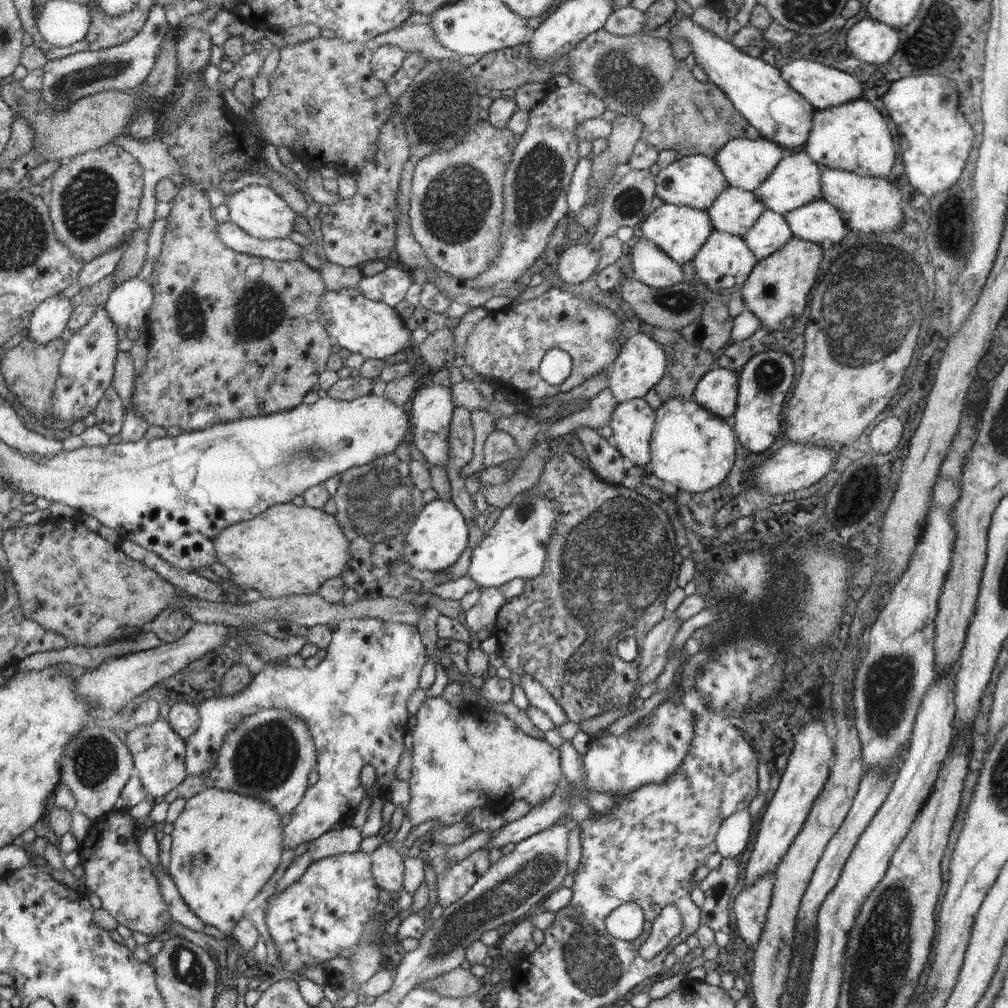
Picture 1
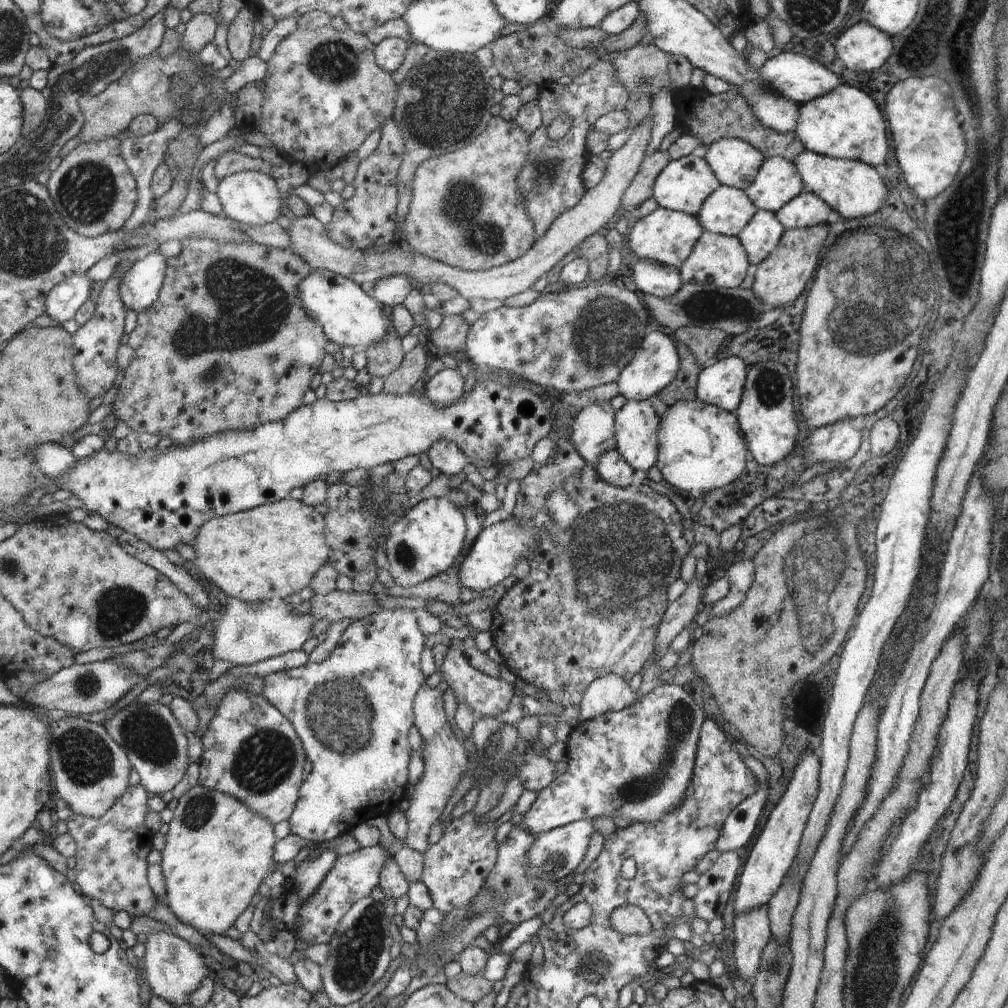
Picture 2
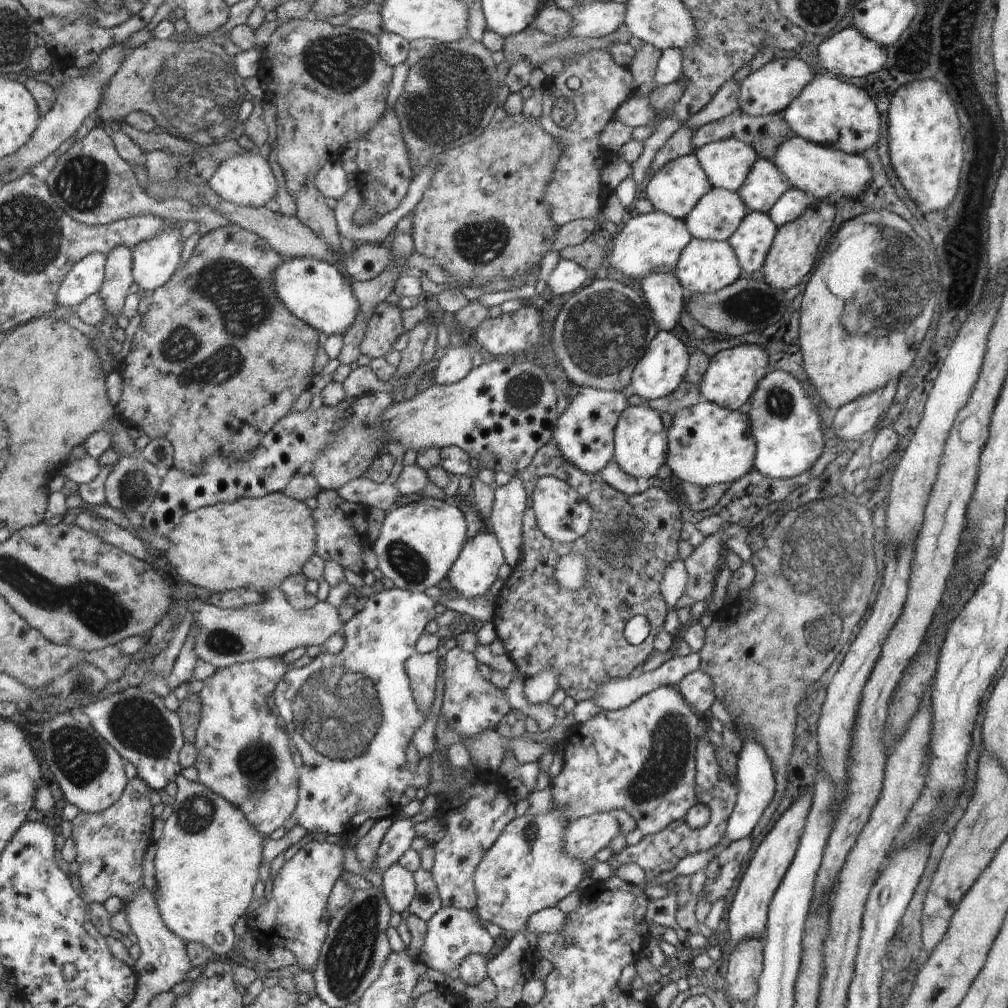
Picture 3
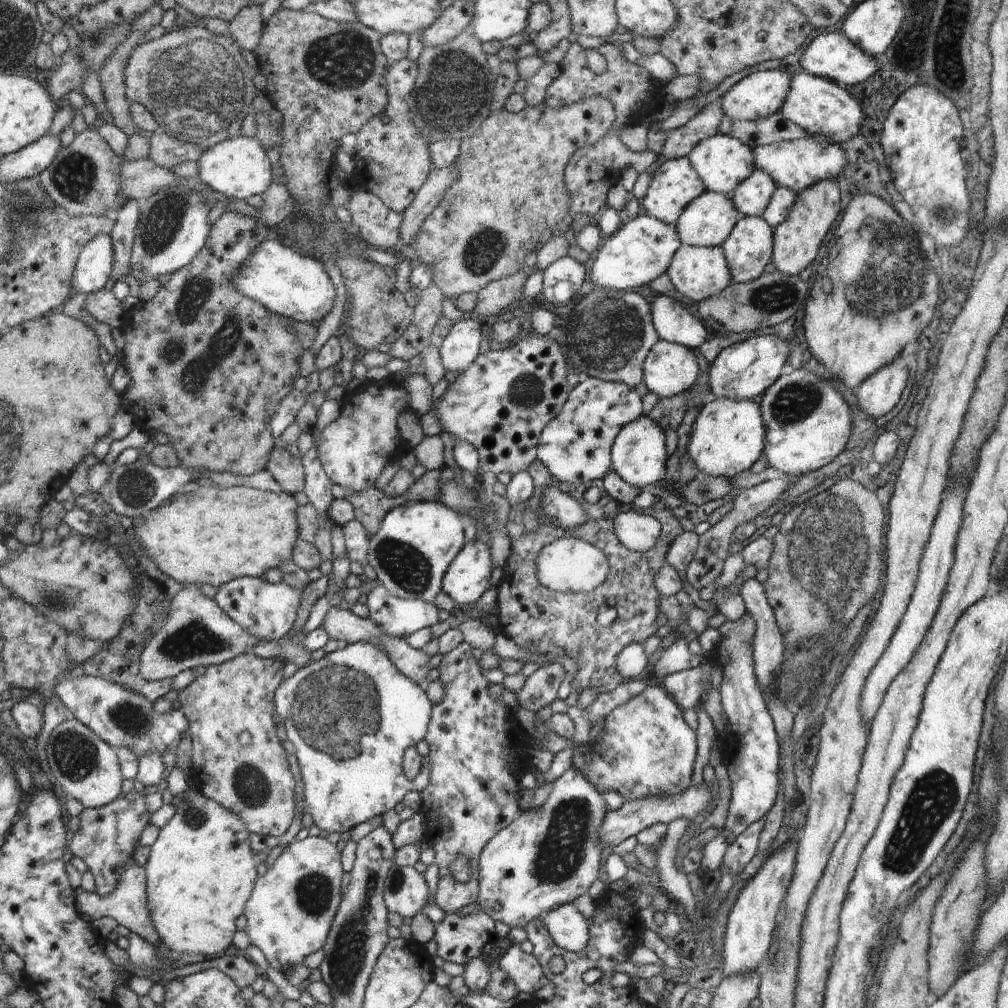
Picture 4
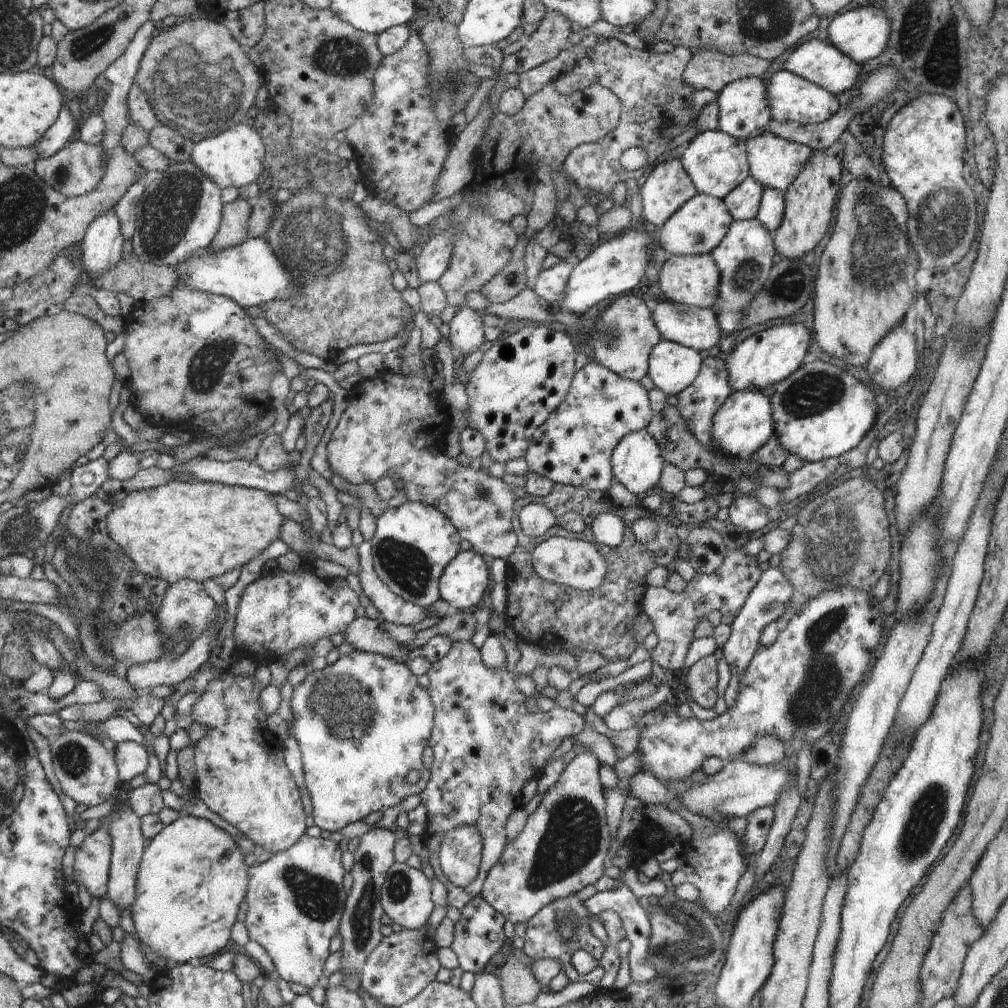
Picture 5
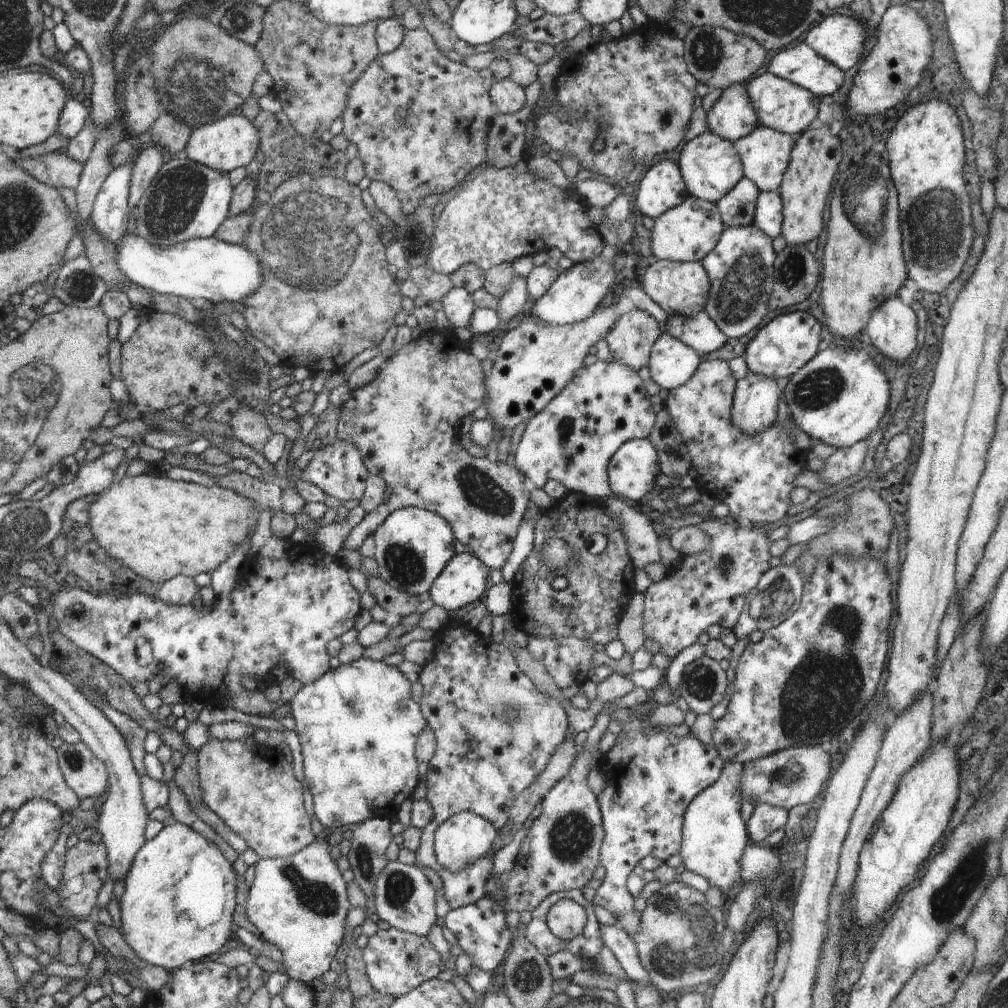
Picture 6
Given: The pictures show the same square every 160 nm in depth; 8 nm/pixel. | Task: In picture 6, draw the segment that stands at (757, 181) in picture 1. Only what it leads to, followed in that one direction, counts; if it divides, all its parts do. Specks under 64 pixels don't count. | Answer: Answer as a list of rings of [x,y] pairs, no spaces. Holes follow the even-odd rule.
[[[707,130],[682,148],[677,162],[688,192],[693,197],[717,203],[744,177],[740,155],[732,141]]]

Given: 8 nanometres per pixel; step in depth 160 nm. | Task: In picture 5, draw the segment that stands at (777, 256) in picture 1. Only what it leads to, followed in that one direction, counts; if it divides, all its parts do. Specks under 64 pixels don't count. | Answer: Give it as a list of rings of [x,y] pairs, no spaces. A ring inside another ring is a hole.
[[[828,150],[815,152],[803,171],[792,181],[785,191],[785,211],[781,225],[772,233],[775,249],[782,258],[789,261],[800,261],[806,258],[808,252],[812,252],[816,245],[828,232],[828,226],[832,222],[832,210],[837,206],[837,198],[842,186],[839,183],[842,176],[842,165],[838,157],[832,157]]]

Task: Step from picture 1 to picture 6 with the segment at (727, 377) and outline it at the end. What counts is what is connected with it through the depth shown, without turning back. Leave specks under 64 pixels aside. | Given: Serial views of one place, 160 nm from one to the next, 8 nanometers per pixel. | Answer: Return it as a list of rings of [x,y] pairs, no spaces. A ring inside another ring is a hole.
[[[795,311],[780,314],[758,330],[756,336],[746,346],[742,357],[748,370],[753,373],[760,374],[761,372],[771,379],[787,381],[819,352],[820,330],[822,330],[822,327],[816,317],[806,314],[806,312]]]

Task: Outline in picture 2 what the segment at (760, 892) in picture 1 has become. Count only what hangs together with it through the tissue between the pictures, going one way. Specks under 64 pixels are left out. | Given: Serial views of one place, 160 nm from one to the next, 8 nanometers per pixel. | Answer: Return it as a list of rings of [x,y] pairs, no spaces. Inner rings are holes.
[[[767,905],[737,914],[734,917],[734,954],[738,975],[746,982],[753,980],[760,957],[770,940],[769,908]]]

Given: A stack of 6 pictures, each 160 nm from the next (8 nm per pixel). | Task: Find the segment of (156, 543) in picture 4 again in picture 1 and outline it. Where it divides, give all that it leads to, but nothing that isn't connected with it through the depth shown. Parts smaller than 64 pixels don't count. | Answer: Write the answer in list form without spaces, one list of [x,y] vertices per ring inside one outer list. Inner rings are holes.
[[[290,502],[274,504],[266,512],[250,520],[230,524],[228,528],[220,530],[220,534],[216,536],[212,544],[216,550],[218,562],[231,573],[230,580],[238,587],[238,591],[253,589],[260,592],[262,599],[314,594],[324,580],[340,577],[342,570],[352,559],[350,544],[344,538],[335,516],[328,515],[322,509],[311,508],[307,505],[299,507]]]

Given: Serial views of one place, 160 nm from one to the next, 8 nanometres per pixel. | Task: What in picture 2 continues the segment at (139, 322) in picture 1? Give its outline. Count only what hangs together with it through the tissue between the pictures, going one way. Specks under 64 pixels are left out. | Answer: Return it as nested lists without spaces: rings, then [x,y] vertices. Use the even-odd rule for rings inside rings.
[[[157,250],[136,261],[121,278],[119,293],[126,310],[142,312],[152,306],[162,288],[167,259]]]

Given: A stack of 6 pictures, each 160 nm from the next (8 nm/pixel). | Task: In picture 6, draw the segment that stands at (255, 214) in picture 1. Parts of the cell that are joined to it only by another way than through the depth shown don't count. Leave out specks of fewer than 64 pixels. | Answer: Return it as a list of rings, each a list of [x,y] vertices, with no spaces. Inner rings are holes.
[[[230,113],[220,120],[206,123],[192,130],[183,155],[194,162],[228,175],[232,170],[240,166],[246,167],[252,160],[260,157],[262,142],[260,134],[244,115]]]

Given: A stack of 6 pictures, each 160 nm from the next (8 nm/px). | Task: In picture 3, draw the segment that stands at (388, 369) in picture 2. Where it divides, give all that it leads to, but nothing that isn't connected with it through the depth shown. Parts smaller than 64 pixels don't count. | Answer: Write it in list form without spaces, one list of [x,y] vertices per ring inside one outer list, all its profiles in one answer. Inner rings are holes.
[[[385,302],[380,303],[375,309],[374,314],[370,317],[367,322],[366,334],[364,335],[363,341],[359,346],[362,355],[367,356],[371,359],[384,358],[386,354],[392,352],[394,343],[401,334],[405,332],[404,325],[402,324],[402,316],[400,315],[402,310],[395,306],[388,305]]]

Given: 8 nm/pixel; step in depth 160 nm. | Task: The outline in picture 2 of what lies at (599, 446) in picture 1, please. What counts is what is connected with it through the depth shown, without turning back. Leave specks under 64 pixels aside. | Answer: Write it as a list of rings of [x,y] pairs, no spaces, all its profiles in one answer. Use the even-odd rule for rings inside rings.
[[[616,448],[603,452],[594,468],[604,482],[615,487],[625,489],[632,484],[634,470]]]

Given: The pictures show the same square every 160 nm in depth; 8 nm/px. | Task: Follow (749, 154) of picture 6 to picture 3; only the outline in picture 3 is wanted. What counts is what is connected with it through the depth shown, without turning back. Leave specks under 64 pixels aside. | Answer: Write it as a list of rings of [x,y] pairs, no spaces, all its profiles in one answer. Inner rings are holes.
[[[794,136],[784,141],[775,152],[772,162],[791,182],[791,186],[816,197],[819,201],[831,201],[840,194],[852,199],[860,196],[869,187],[872,169],[864,155],[849,155],[835,147],[814,144],[802,137]]]

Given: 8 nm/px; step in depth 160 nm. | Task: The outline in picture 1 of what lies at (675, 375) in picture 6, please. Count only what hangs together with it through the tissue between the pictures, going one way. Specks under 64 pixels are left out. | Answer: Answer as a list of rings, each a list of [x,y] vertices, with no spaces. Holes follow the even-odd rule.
[[[646,334],[631,335],[620,348],[614,364],[607,372],[608,390],[618,403],[644,399],[666,372],[666,354],[661,344]]]

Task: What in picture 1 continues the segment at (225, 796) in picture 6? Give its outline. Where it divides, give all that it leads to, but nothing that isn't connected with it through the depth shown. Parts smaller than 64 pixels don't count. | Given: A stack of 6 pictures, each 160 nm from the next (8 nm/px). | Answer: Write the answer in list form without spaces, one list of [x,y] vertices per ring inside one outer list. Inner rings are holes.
[[[261,709],[250,716],[244,716],[244,720],[236,725],[232,732],[224,736],[222,748],[216,758],[216,766],[204,772],[201,778],[207,789],[216,788],[268,802],[276,810],[276,814],[282,818],[286,814],[292,814],[298,807],[308,789],[308,775],[314,766],[316,766],[314,742],[308,728],[300,720],[300,716],[288,710]]]

